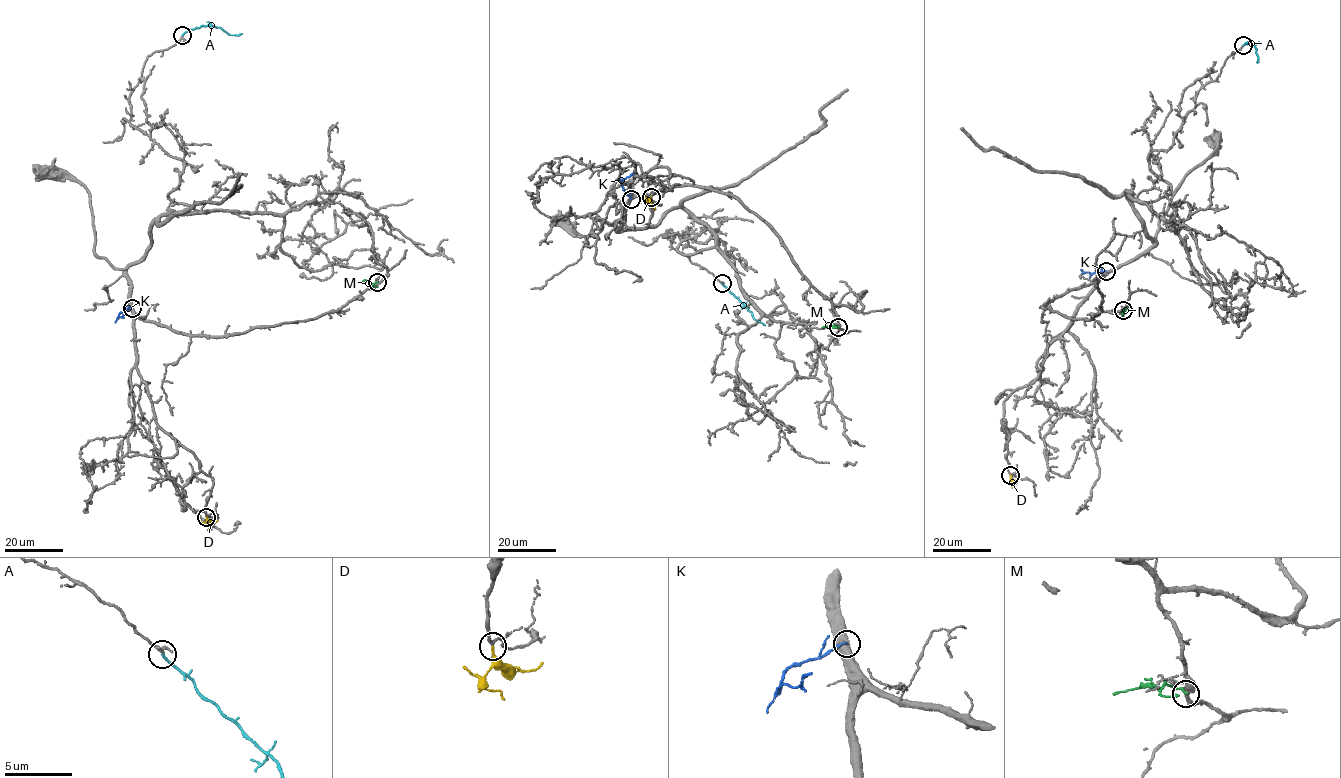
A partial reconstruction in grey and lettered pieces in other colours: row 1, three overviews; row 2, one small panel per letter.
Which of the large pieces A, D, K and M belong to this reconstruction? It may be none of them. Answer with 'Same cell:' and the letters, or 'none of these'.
Same cell: D

